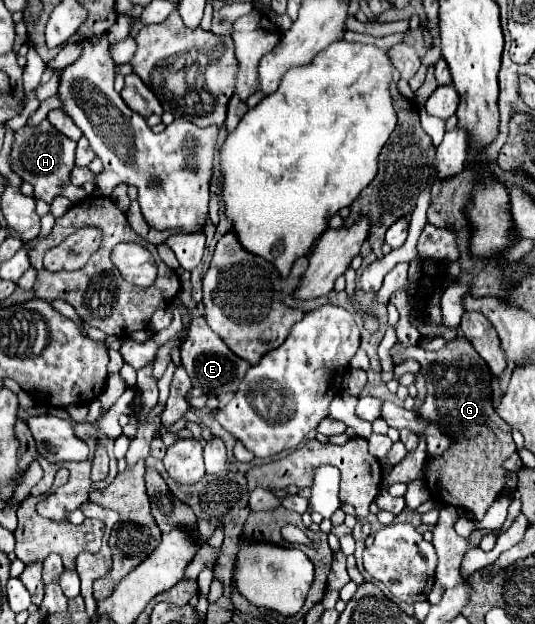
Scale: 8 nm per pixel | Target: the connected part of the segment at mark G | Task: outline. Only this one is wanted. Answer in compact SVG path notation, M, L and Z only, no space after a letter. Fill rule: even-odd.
M457 335L447 341L447 347L441 351L423 351L413 345L405 351L399 351L399 343L393 347L395 353L415 357L421 363L421 373L427 379L427 399L421 407L421 415L427 419L439 419L441 429L447 435L453 435L457 443L445 451L445 455L431 457L425 467L425 481L435 503L449 503L453 507L465 507L475 513L475 519L483 519L497 491L505 489L505 469L501 463L517 451L511 439L511 427L495 413L491 401L491 375L485 367L479 353L465 339Z

